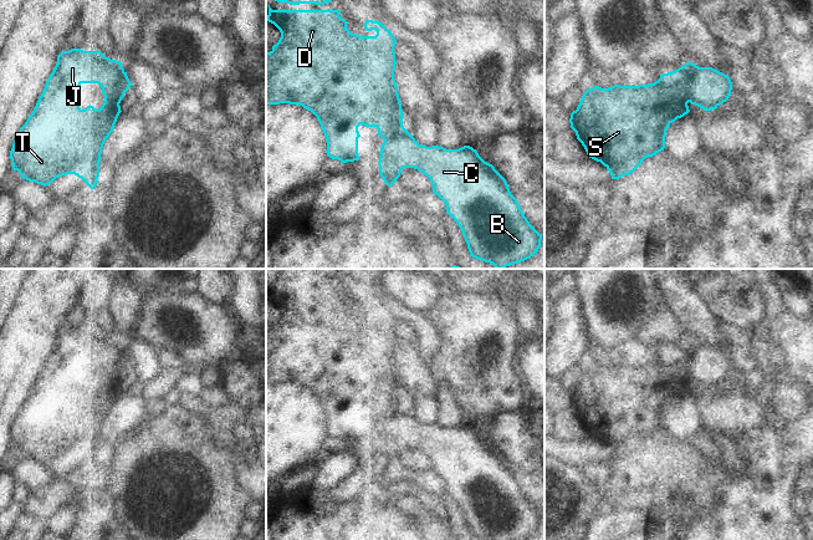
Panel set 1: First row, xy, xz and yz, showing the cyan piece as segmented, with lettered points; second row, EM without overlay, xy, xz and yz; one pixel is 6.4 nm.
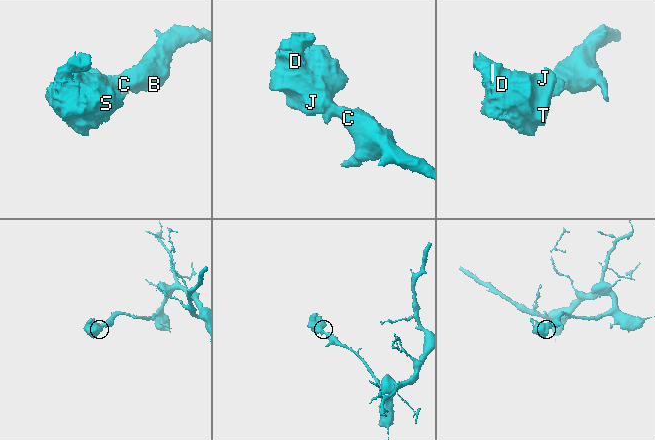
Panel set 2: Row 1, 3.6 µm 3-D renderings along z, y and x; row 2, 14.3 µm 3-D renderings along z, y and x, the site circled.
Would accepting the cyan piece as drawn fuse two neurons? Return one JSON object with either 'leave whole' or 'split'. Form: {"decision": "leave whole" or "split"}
{"decision": "split"}

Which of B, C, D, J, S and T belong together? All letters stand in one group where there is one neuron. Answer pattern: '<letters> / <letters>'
B C / D J S T

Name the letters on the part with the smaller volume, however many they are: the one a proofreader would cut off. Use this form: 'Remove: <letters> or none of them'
Remove: D, J, S, T.

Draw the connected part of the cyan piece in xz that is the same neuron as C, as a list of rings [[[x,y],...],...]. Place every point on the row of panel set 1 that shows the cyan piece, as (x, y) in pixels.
[[[404,129],[380,146],[378,165],[380,177],[388,187],[397,182],[404,168],[414,168],[426,175],[433,184],[433,193],[445,203],[446,213],[461,229],[470,256],[490,263],[496,269],[505,269],[530,259],[538,251],[542,234],[525,216],[506,179],[472,147],[426,147],[419,144]]]

